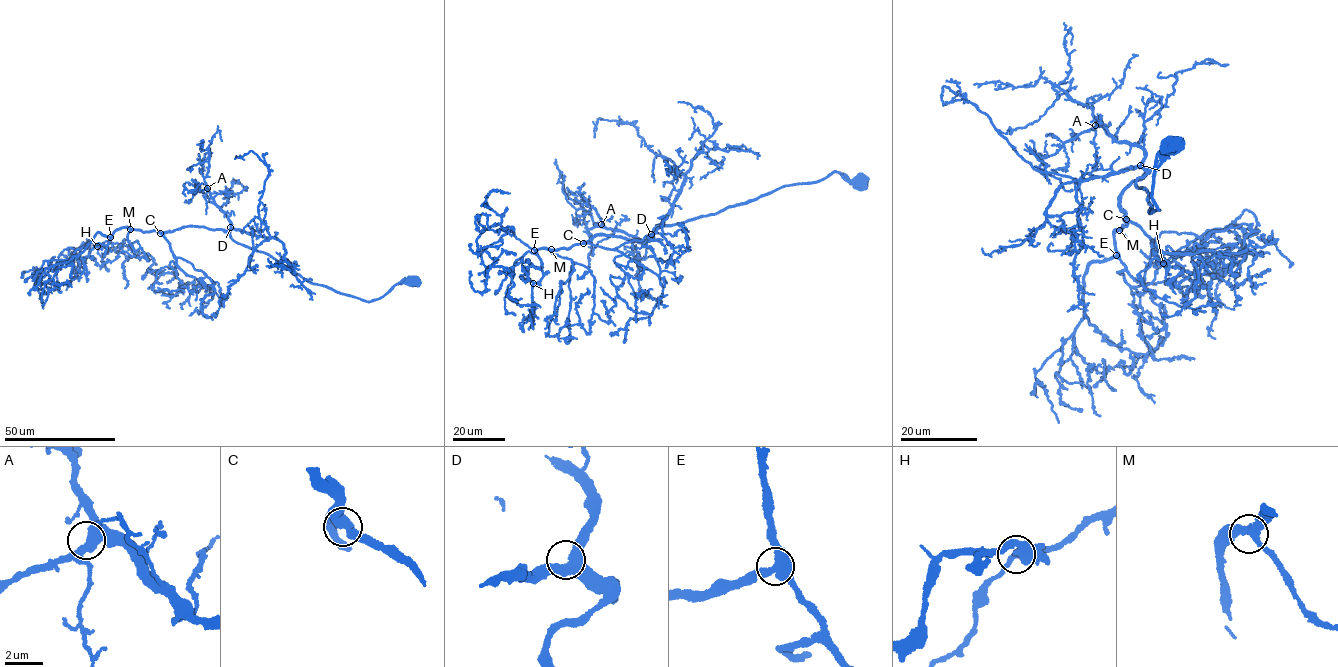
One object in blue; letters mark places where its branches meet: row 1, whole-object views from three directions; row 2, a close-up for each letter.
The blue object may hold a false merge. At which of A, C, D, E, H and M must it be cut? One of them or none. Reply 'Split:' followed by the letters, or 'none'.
Split: none

